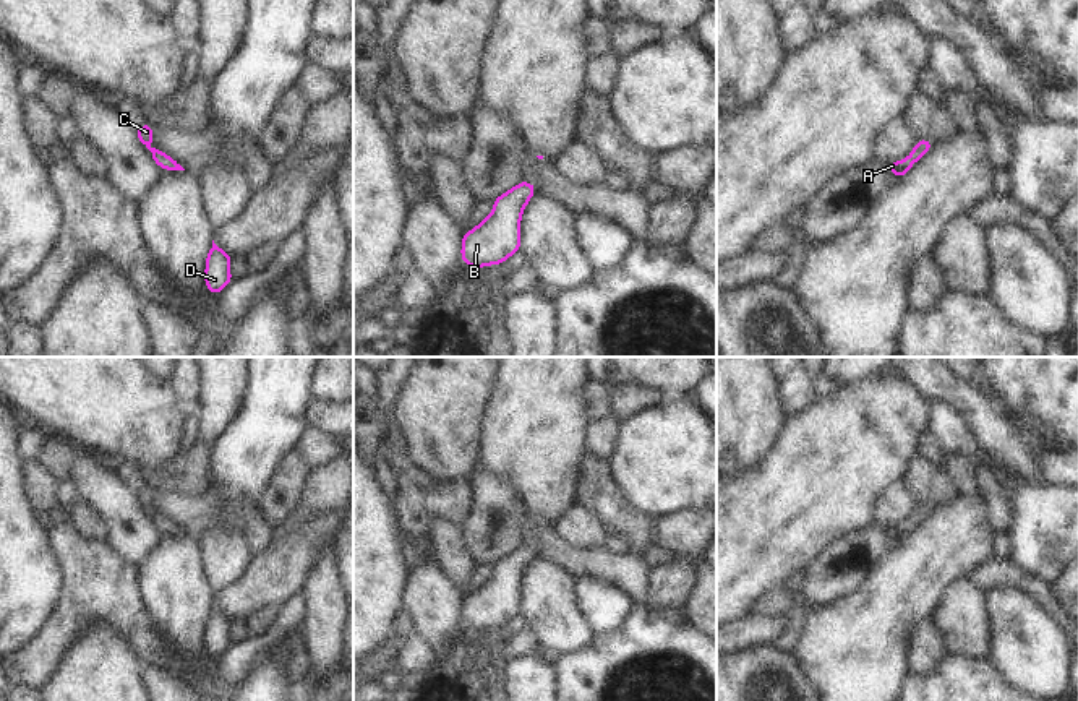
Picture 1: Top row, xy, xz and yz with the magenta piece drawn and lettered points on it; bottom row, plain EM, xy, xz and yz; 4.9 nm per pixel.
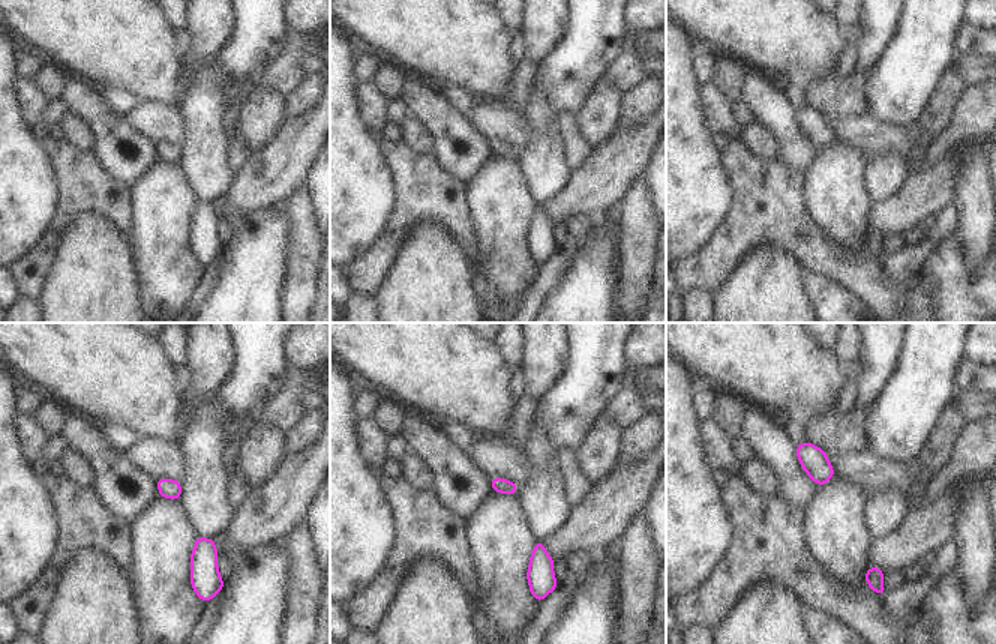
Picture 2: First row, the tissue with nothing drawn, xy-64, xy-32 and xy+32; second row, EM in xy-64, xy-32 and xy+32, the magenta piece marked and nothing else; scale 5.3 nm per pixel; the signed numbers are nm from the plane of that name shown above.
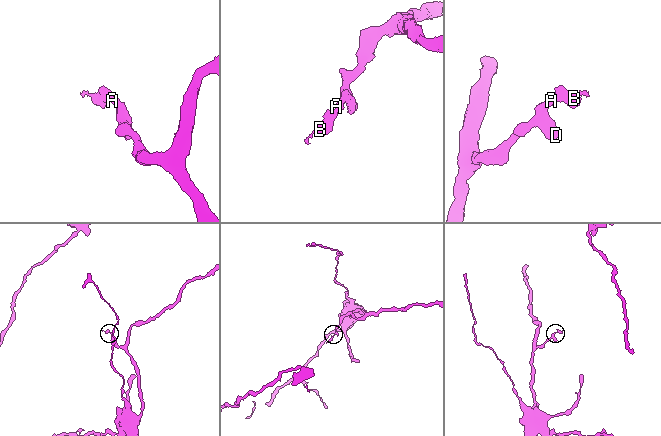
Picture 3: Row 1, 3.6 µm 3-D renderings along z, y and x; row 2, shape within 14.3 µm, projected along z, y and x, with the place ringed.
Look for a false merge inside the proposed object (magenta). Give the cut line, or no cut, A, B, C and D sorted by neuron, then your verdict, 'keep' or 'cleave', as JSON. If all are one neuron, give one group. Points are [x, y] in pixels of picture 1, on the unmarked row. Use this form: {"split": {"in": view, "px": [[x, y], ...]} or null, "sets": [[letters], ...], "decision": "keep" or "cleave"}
{"split": null, "sets": [["A", "B", "C", "D"]], "decision": "keep"}

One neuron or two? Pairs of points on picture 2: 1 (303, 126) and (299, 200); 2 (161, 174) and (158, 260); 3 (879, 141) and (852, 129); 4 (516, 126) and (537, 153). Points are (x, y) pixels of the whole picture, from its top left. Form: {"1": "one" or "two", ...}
{"1": "two", "2": "one", "3": "one", "4": "two"}

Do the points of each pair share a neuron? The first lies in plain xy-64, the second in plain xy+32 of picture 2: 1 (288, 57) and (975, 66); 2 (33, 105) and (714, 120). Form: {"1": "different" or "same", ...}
{"1": "same", "2": "same"}

